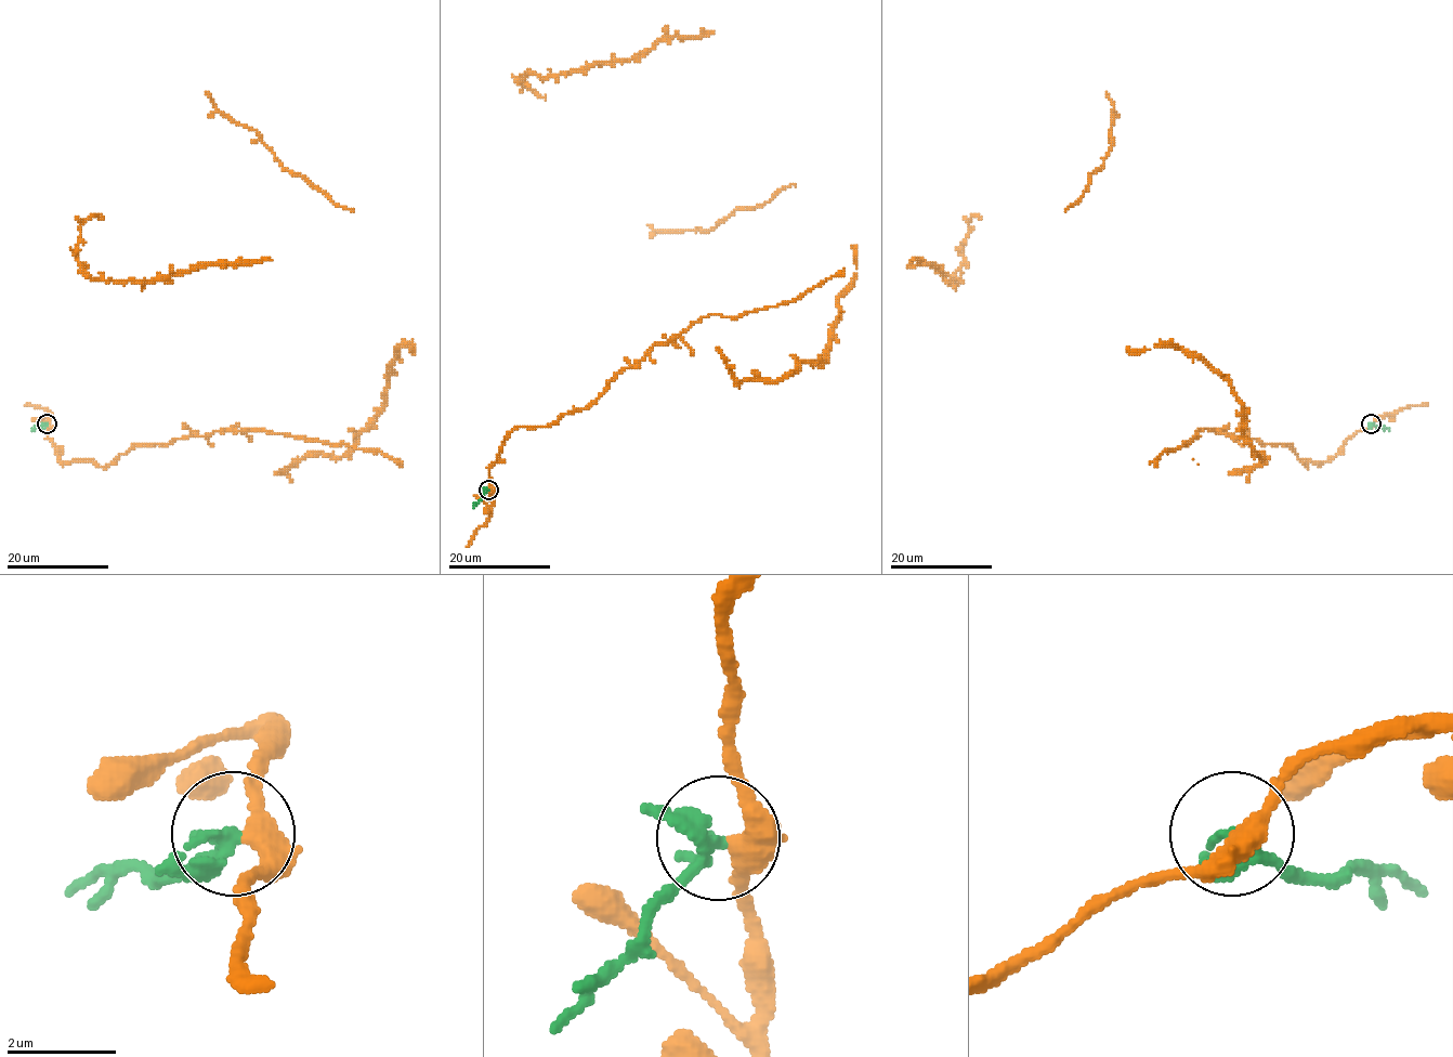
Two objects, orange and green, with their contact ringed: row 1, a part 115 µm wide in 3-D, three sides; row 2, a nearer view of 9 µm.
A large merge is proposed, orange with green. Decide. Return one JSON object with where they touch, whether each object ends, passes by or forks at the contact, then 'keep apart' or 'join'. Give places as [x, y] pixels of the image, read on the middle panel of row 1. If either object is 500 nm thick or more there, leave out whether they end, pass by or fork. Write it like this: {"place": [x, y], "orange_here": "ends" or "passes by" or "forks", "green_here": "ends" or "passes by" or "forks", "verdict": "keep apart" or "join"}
{"place": [488, 490], "orange_here": "passes by", "green_here": "passes by", "verdict": "keep apart"}

